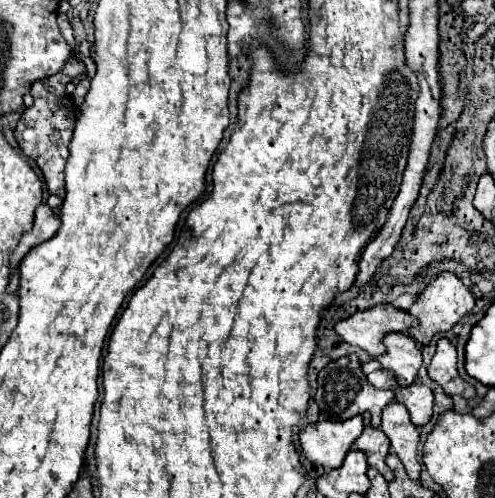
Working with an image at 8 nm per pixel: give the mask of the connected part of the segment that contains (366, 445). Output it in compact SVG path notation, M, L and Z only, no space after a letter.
M366 426L364 432L362 432L362 436L356 438L354 448L362 450L362 452L366 454L368 464L370 464L372 468L376 468L376 470L386 478L386 482L392 482L394 474L392 474L392 470L390 470L390 468L386 466L386 462L384 462L384 458L386 458L386 454L388 454L388 448L390 448L390 442L388 442L386 434L380 432L380 428Z

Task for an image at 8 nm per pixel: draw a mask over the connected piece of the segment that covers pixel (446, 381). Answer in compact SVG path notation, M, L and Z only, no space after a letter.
M446 338L438 340L432 362L428 364L428 376L434 382L438 382L444 388L444 392L448 392L450 396L462 396L466 400L472 400L476 394L474 386L466 384L458 376L458 372L456 372L456 348Z

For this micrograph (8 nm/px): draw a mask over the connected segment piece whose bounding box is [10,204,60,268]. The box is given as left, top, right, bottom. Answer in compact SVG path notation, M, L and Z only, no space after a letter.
M40 204L40 206L36 208L34 226L32 226L28 232L24 232L18 248L14 250L14 254L12 254L12 258L10 258L10 266L12 266L12 268L18 266L20 260L26 256L28 250L32 250L34 246L50 240L50 238L58 232L58 228L60 228L60 218L50 210L48 204Z

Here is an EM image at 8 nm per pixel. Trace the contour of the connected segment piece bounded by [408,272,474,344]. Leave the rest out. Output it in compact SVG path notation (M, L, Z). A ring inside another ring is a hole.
M442 272L438 278L434 278L428 288L416 298L414 306L408 310L412 316L418 318L418 326L410 328L410 336L418 344L428 344L434 334L448 332L462 316L466 316L474 308L474 294L462 284L462 280L450 272Z

